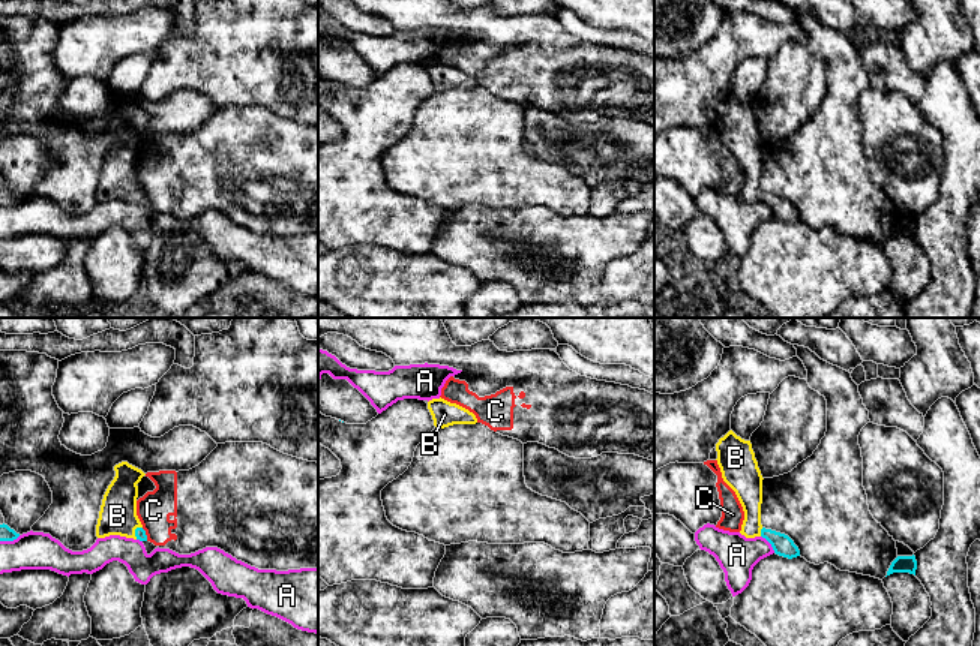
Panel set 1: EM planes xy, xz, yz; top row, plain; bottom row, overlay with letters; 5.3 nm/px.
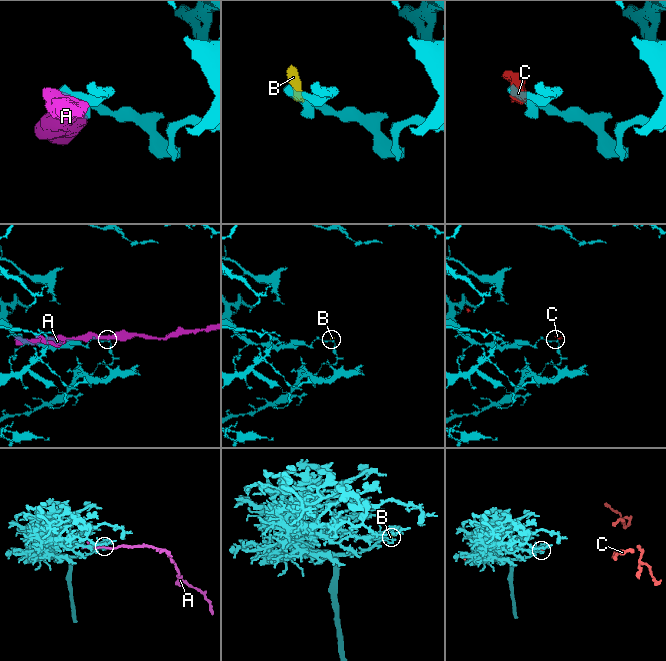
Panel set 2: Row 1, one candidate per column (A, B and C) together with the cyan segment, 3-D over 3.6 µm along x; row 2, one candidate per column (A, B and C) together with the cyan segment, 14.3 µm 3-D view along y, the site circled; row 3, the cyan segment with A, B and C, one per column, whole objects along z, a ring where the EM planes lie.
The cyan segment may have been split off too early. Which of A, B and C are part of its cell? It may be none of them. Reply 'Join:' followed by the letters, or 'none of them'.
Join: B

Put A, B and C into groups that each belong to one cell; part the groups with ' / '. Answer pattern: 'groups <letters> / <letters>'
groups A / B / C

